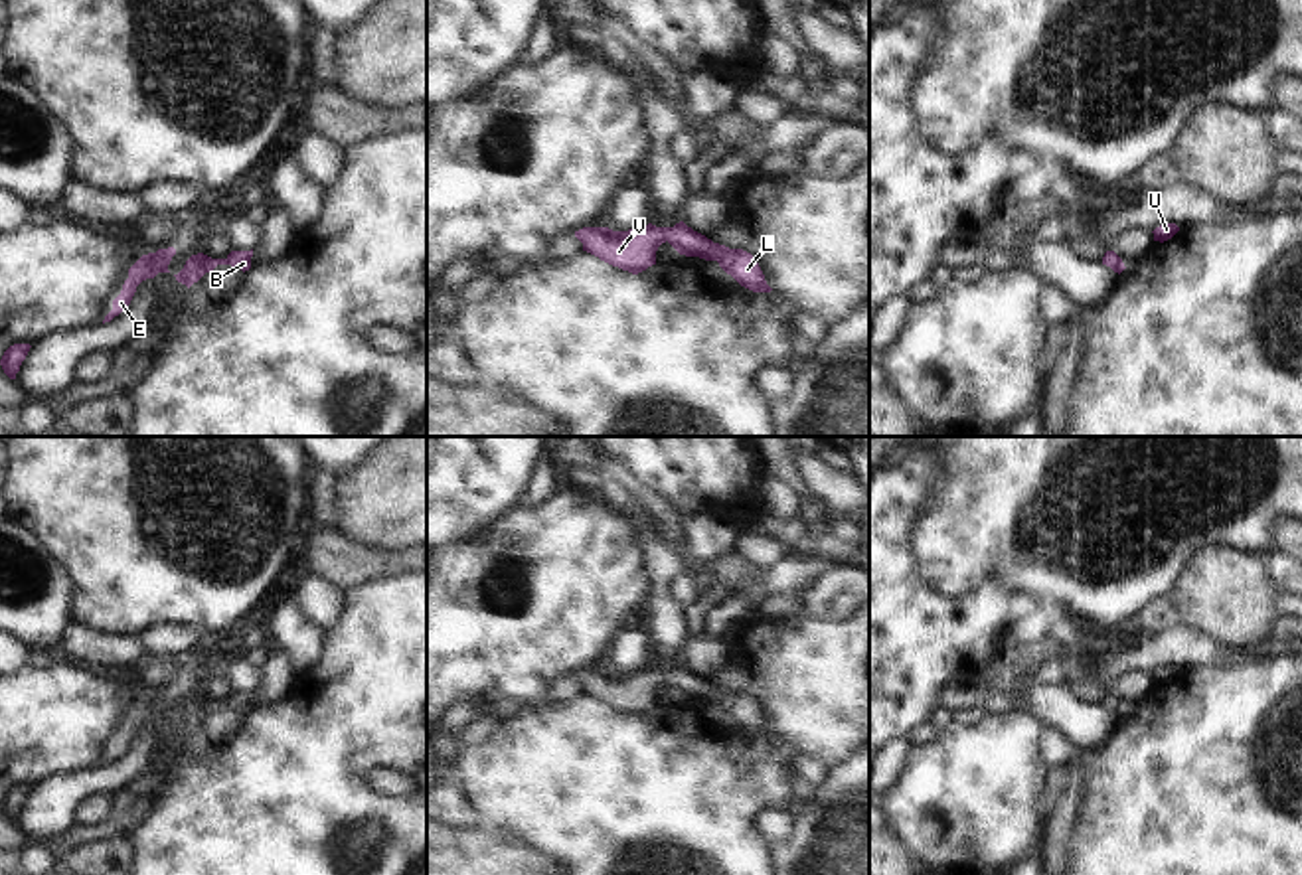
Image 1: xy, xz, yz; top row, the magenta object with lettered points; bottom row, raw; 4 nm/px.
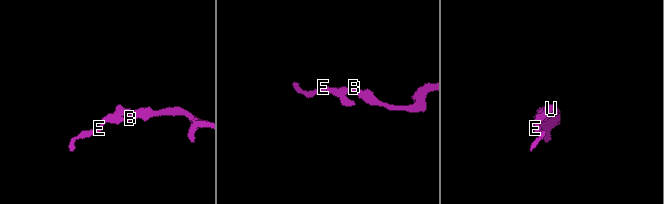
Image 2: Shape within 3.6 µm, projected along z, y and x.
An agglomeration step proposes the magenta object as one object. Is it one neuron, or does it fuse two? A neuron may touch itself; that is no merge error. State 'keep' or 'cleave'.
keep

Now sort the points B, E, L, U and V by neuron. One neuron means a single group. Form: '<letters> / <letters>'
B E L U V

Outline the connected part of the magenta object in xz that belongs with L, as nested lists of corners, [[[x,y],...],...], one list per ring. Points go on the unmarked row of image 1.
[[[684,664],[674,670],[656,670],[648,666],[628,674],[583,670],[575,674],[575,679],[583,685],[583,693],[632,717],[656,707],[656,693],[668,683],[680,697],[717,703],[727,717],[753,735],[773,733],[751,695],[713,685]]]

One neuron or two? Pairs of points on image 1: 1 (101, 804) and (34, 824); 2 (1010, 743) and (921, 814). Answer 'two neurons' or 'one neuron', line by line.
1: two neurons
2: one neuron

